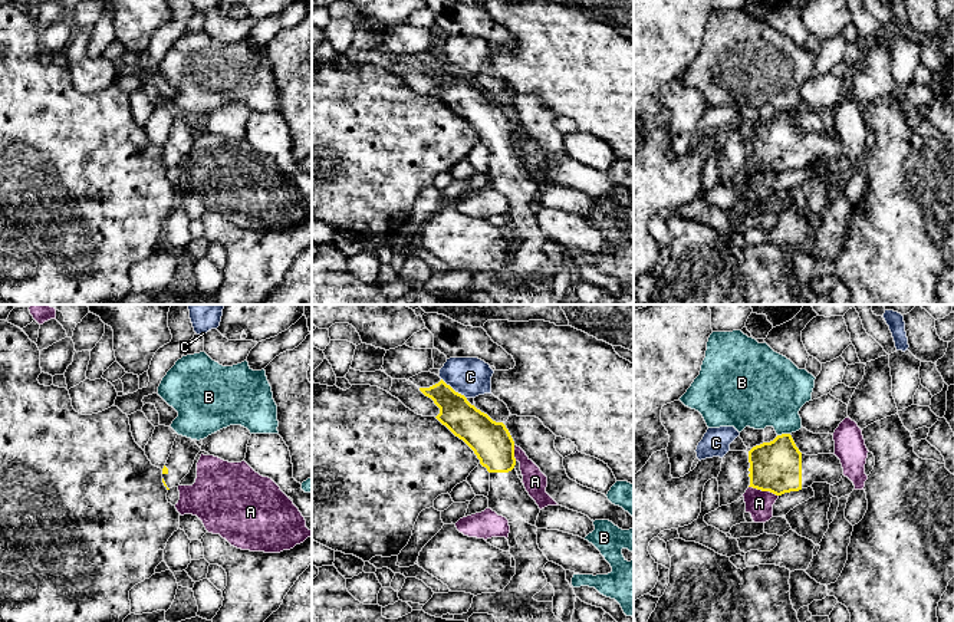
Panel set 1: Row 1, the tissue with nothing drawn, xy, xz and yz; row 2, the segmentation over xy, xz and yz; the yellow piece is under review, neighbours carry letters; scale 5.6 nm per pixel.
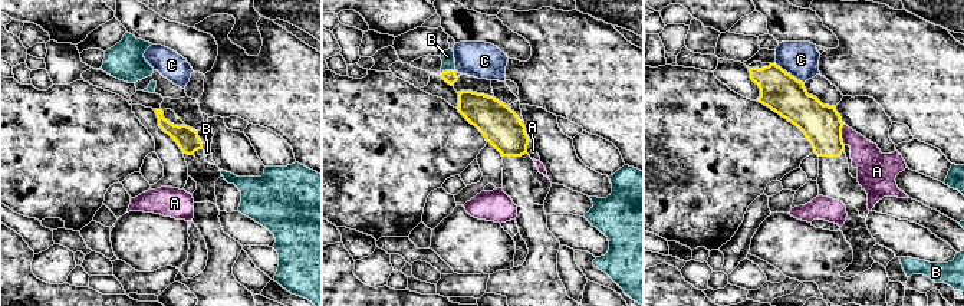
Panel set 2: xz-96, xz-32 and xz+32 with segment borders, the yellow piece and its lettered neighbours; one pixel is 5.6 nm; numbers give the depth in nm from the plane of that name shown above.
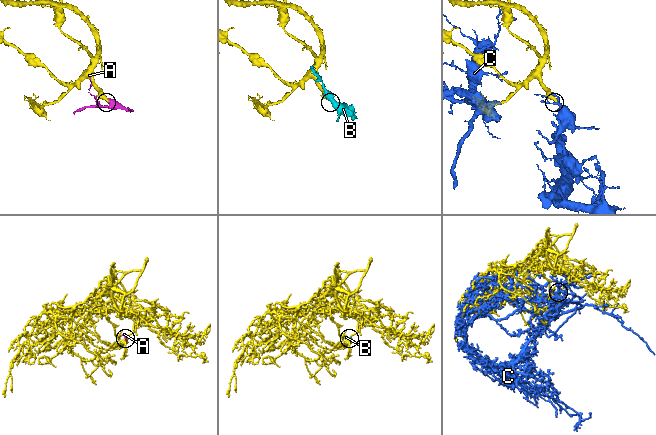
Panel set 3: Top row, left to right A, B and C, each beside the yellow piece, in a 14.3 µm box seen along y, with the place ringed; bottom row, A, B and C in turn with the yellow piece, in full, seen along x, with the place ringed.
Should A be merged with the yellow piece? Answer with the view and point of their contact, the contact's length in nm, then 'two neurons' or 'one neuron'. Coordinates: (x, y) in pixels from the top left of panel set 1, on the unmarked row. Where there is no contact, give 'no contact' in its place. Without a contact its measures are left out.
contact yz (763, 168); length 180 nm; two neurons

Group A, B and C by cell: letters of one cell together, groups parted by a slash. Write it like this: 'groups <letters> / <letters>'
groups A / B / C

